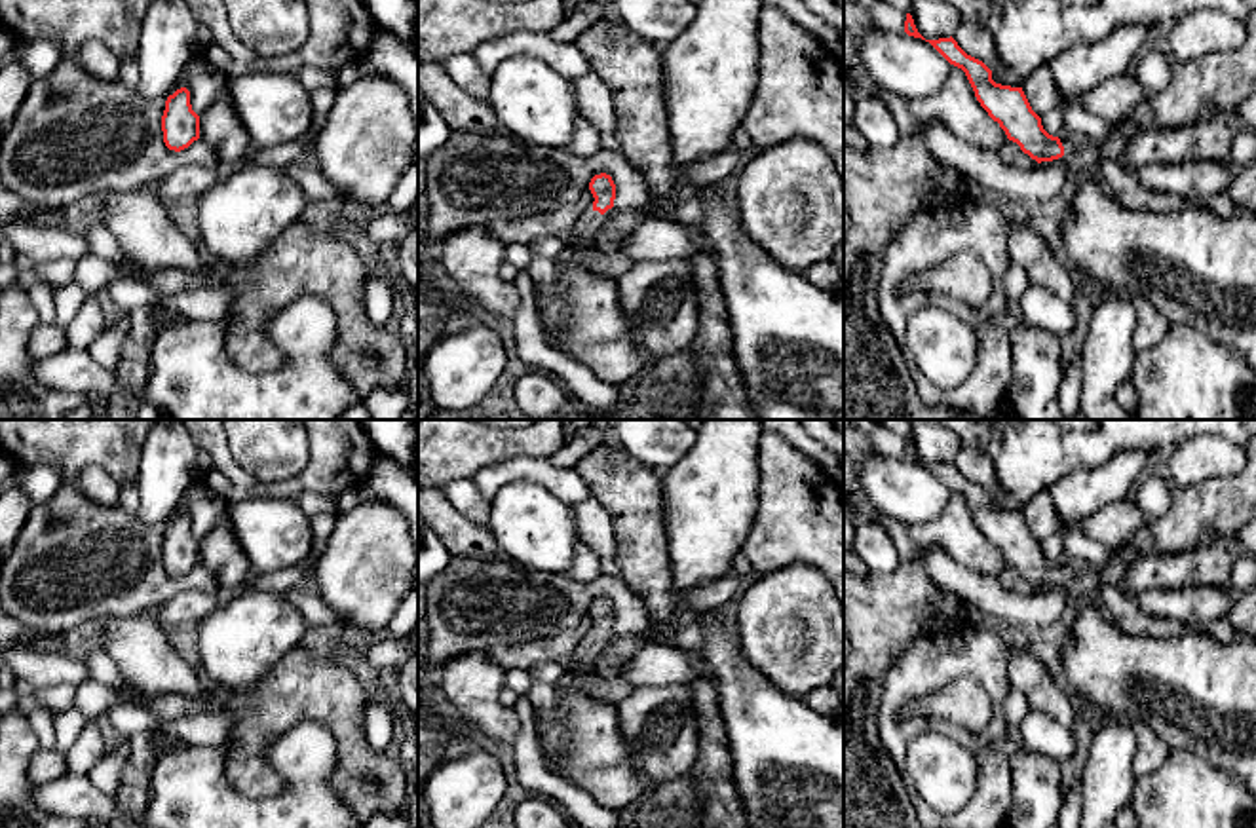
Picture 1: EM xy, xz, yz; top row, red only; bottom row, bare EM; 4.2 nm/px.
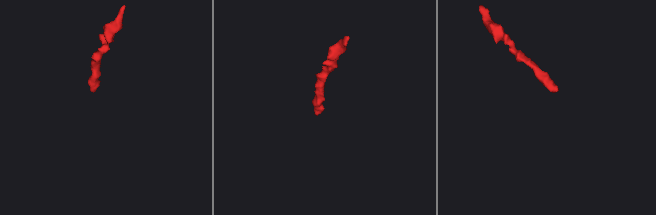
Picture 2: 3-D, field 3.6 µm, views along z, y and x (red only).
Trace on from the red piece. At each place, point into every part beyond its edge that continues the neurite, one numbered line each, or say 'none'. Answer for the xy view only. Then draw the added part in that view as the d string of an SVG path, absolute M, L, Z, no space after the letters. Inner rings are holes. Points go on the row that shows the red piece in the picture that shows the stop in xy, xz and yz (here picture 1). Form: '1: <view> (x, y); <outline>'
none

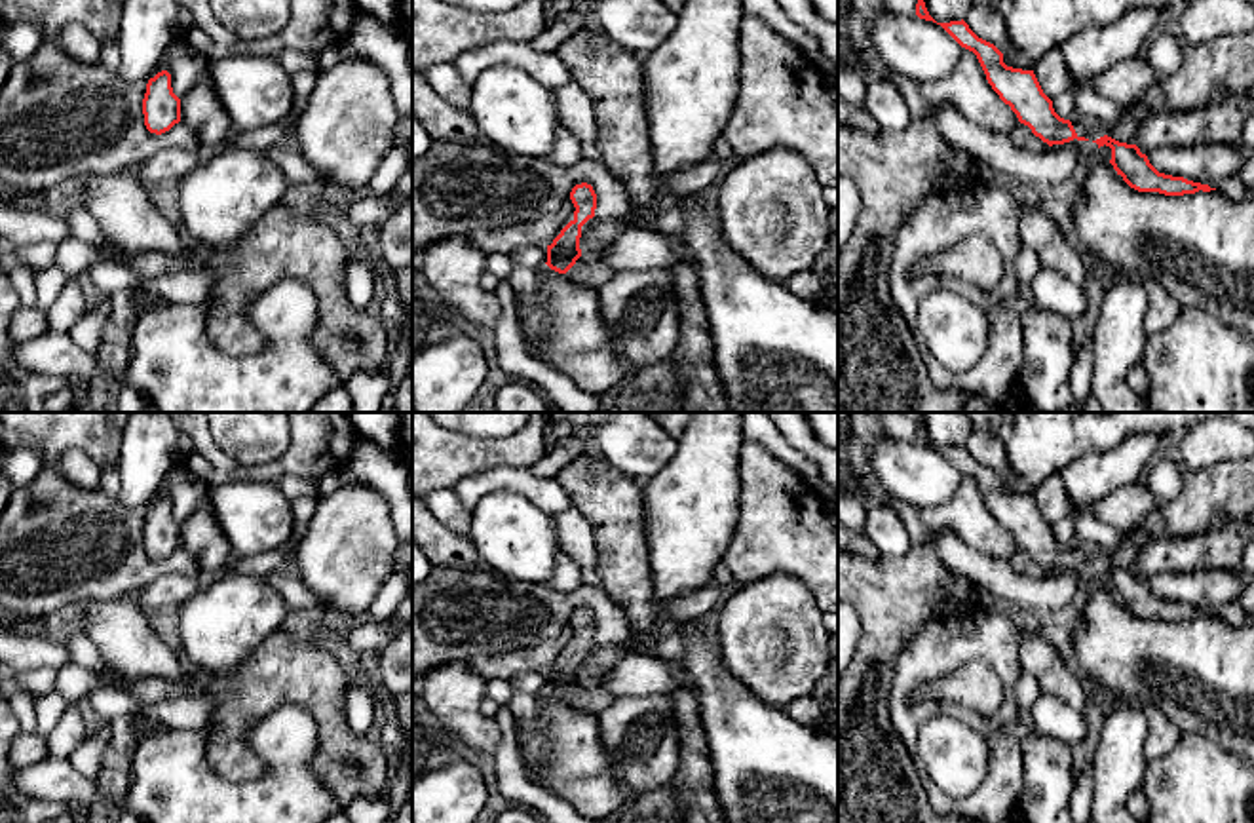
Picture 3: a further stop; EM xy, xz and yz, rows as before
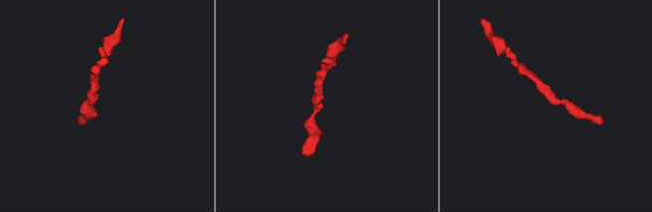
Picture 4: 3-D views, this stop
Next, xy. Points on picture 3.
none

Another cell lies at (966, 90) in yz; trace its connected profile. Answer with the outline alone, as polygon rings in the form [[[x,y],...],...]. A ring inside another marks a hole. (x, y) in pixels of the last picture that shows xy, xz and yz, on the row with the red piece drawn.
[[[965,48],[948,78],[922,82],[918,91],[927,103],[954,108],[1001,137],[1011,137],[1018,124],[1011,106],[988,84],[977,55]]]

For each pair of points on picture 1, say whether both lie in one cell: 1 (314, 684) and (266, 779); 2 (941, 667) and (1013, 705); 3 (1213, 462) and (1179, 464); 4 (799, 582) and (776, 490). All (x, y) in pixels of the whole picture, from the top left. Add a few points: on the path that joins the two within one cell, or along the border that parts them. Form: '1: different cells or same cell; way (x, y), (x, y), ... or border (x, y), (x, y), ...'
1: same cell; way (289, 703), (255, 737), (255, 754)
2: different cells; border (1011, 690), (1004, 701), (1008, 733)
3: same cell; way (1205, 462), (1186, 464)
4: different cells; border (823, 574), (808, 564), (785, 564), (761, 576)

